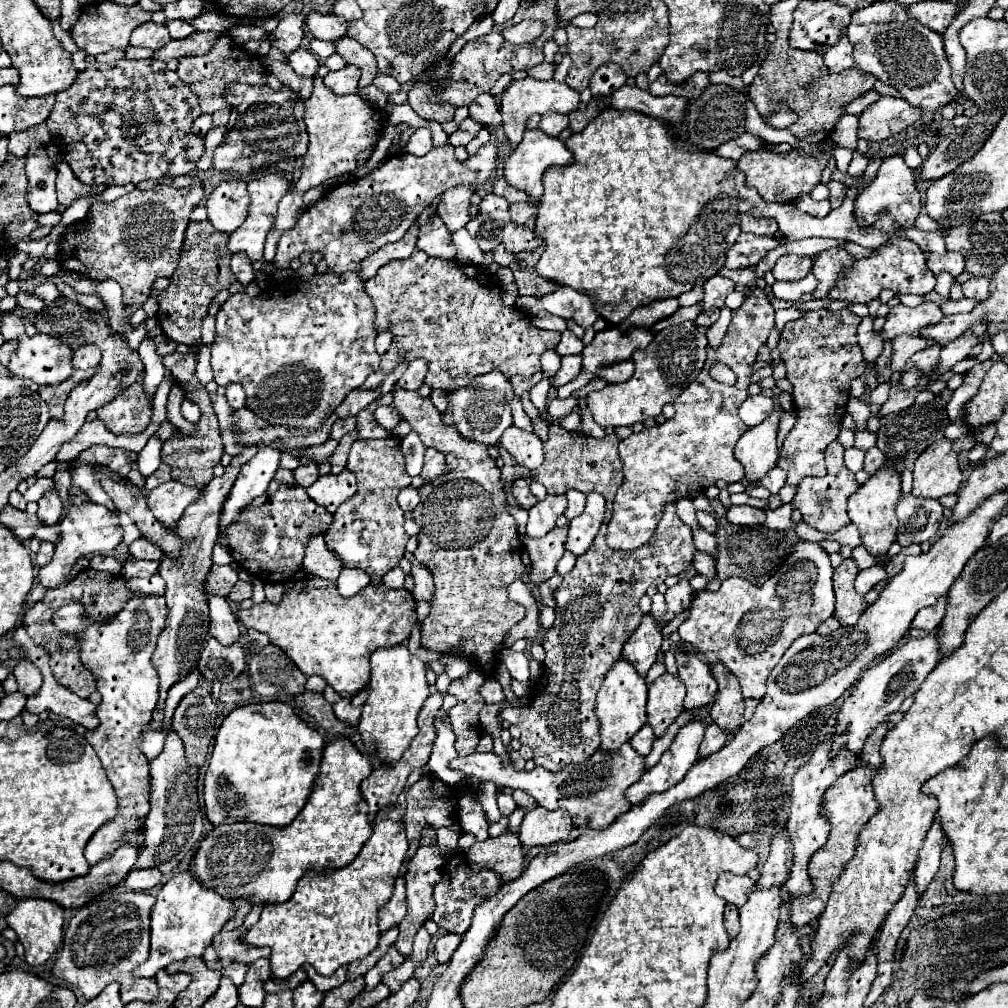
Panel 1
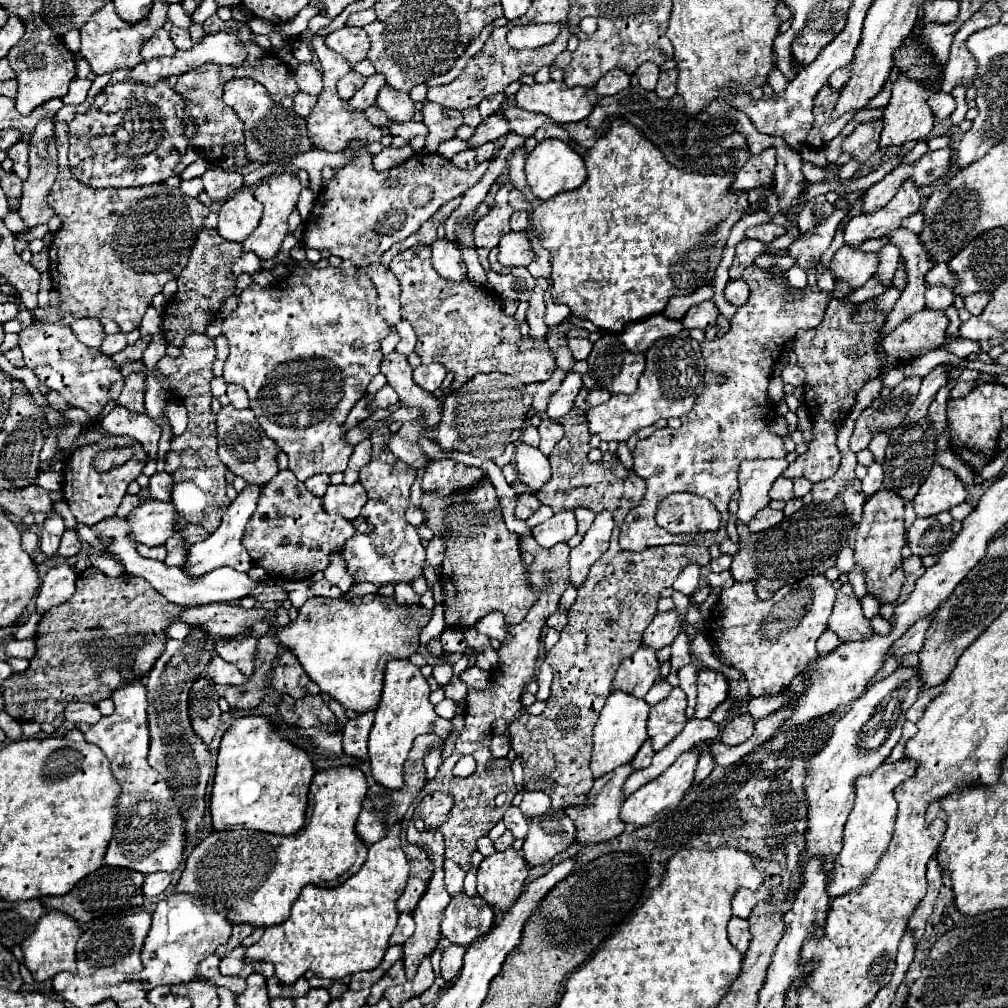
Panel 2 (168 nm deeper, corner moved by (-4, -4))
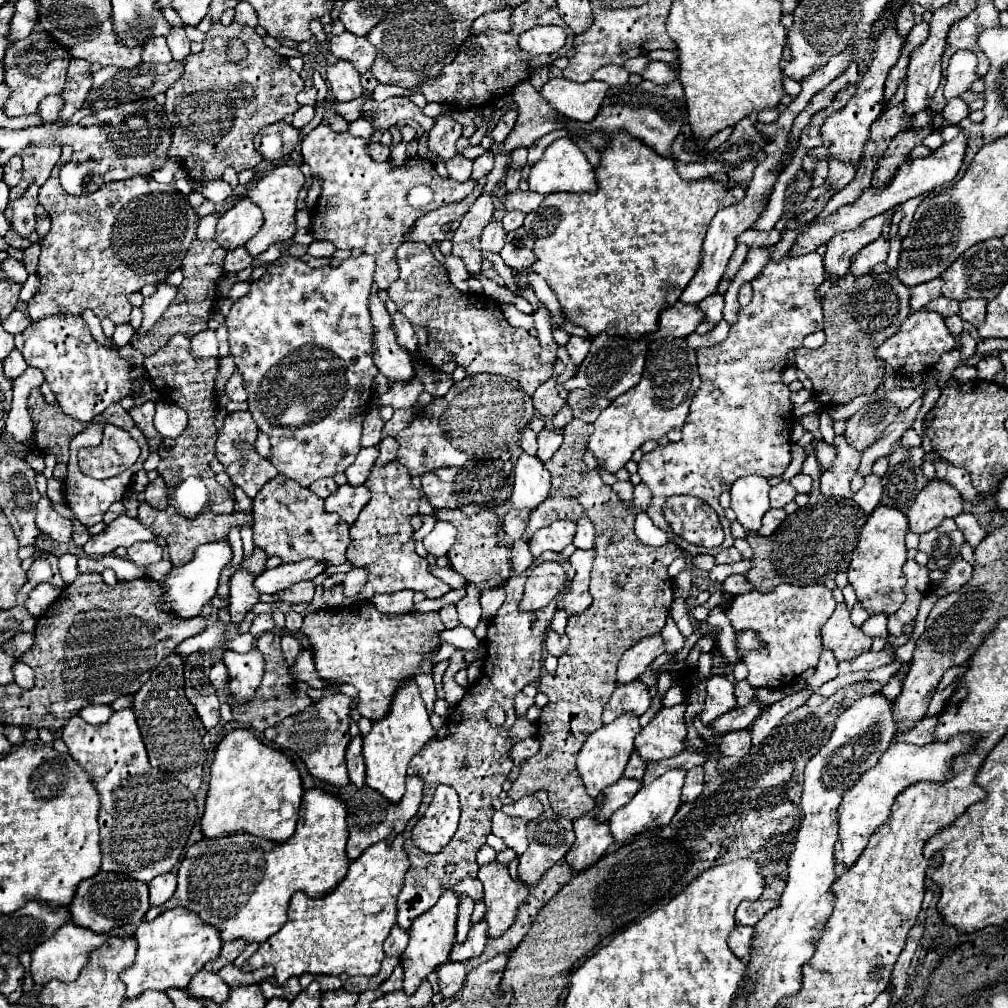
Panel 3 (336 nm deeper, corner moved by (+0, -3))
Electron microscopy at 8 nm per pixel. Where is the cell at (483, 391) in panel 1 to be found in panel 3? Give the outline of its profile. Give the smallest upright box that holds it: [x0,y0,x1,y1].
[395,374,533,476]

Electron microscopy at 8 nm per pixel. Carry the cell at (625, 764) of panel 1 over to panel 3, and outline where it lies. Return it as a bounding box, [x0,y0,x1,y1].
[565,796,613,872]

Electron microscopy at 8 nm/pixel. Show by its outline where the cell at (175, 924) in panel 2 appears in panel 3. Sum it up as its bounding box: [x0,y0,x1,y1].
[121,908,223,998]

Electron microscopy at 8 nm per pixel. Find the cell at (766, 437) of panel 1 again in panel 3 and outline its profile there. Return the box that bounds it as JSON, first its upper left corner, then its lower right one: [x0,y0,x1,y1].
[731,476,769,534]

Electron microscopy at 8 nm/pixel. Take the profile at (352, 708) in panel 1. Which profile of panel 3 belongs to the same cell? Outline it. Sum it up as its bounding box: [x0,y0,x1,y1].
[347,738,365,788]

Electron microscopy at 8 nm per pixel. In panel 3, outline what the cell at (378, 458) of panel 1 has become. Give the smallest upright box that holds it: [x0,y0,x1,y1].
[347,462,449,600]

